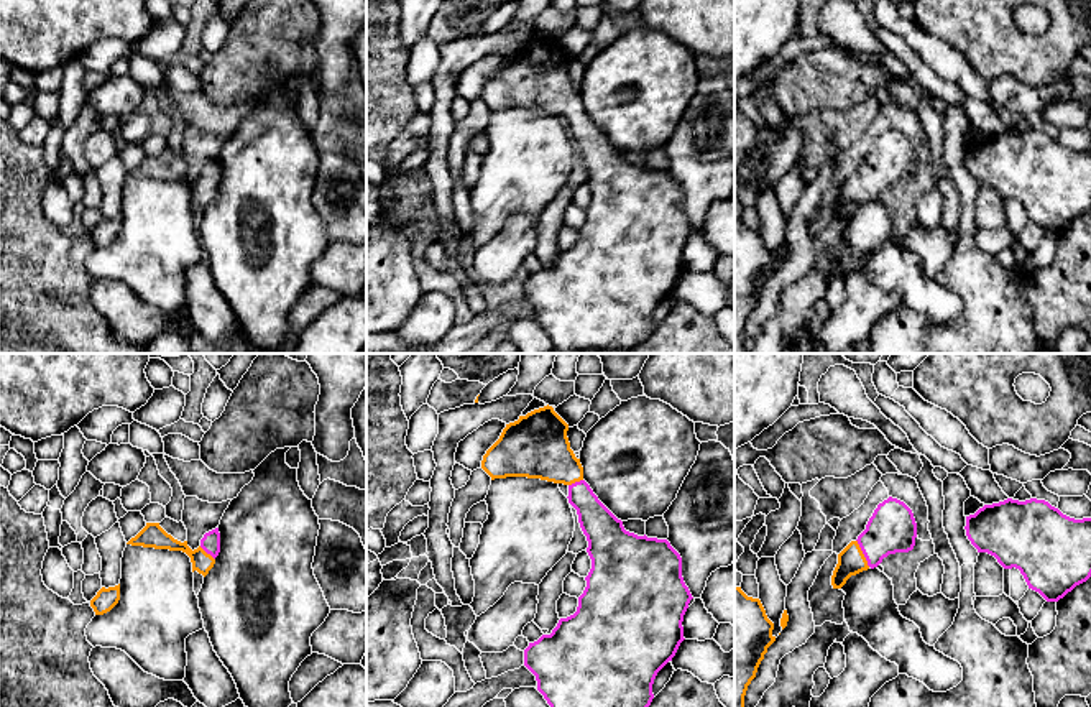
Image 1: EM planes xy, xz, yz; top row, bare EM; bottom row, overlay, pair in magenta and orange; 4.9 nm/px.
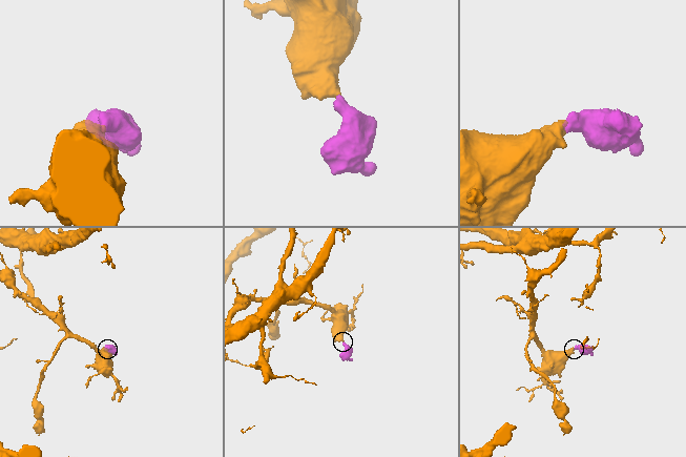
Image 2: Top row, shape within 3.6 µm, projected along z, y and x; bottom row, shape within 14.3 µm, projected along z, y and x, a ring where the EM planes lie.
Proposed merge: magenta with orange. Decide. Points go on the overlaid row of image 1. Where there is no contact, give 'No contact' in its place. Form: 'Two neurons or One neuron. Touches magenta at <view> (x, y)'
One neuron. Touches magenta at yz (863, 553)

